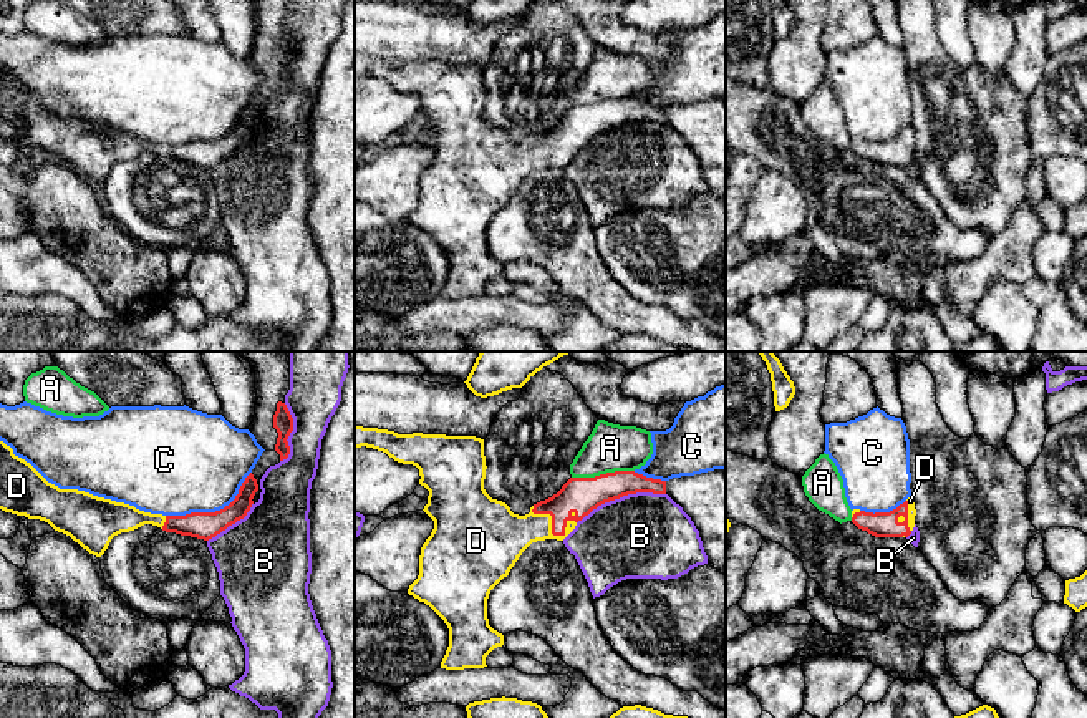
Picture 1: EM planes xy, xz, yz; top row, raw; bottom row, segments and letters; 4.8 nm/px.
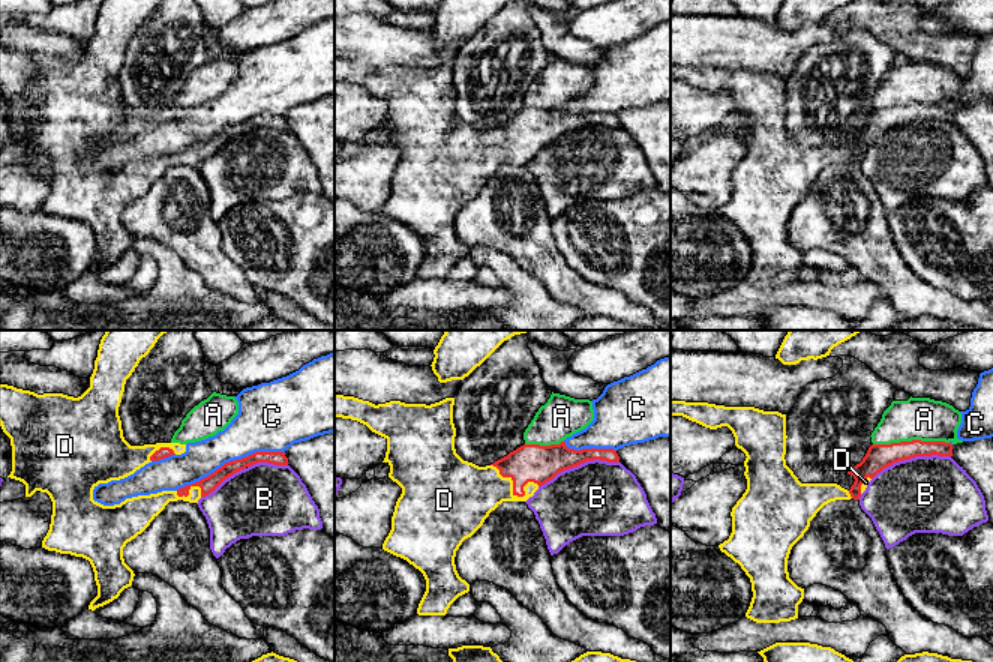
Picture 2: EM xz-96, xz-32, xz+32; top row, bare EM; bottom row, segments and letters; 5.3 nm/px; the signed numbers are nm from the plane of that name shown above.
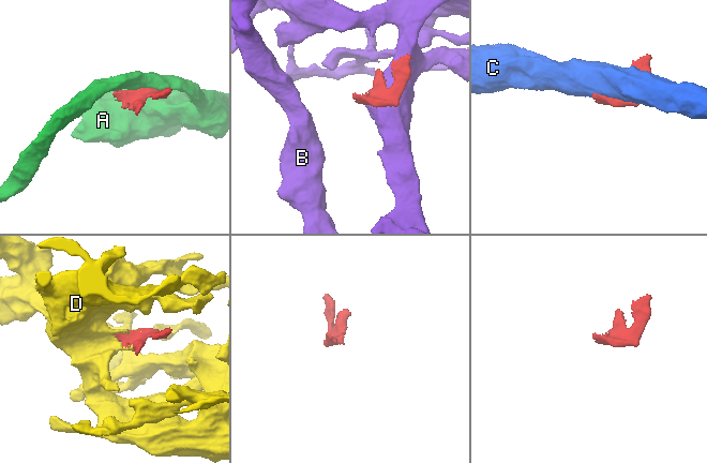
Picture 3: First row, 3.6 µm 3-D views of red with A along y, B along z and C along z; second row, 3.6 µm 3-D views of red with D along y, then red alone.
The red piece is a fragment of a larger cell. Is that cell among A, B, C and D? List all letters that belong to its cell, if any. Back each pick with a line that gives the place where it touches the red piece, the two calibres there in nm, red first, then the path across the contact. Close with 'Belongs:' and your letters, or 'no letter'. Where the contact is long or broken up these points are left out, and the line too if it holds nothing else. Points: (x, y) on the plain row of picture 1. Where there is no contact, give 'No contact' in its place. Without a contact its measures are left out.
D: Touches red at xz (552, 156). Thickness 180 nm (red) against 240 nm
Belongs: D

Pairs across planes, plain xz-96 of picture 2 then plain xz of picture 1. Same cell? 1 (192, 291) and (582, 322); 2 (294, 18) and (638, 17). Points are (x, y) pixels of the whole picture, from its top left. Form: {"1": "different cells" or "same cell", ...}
{"1": "same cell", "2": "same cell"}

